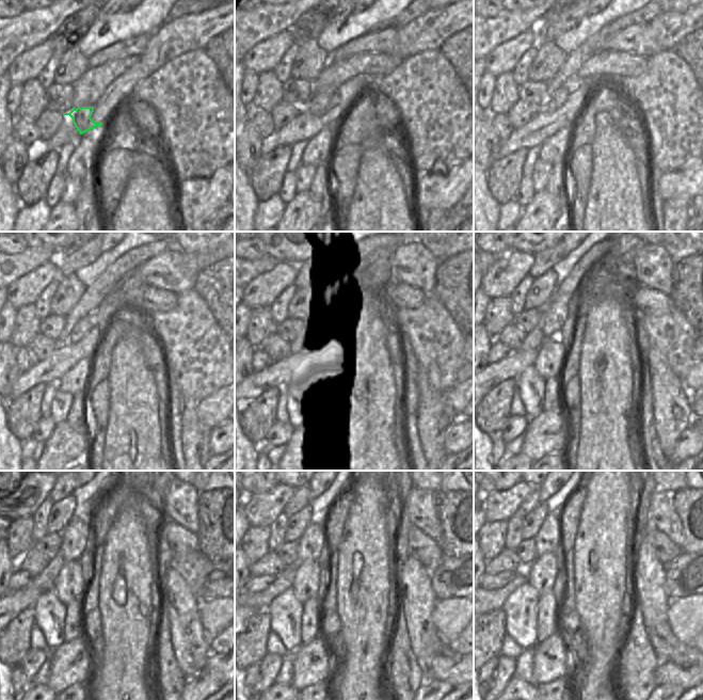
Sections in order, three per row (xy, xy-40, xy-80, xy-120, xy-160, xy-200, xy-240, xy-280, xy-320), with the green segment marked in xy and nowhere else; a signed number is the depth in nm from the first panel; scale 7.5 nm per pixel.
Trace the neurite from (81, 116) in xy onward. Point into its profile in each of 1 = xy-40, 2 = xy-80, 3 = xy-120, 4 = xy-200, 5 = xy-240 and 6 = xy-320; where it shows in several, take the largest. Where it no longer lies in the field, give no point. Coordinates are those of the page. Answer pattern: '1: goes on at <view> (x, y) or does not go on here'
1: goes on at xy-40 (318, 104)
2: goes on at xy-80 (553, 102)
3: goes on at xy-120 (85, 324)
4: goes on at xy-200 (556, 311)
5: goes on at xy-240 (74, 541)
6: goes on at xy-320 (548, 539)

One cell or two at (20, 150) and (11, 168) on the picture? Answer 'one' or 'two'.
one

